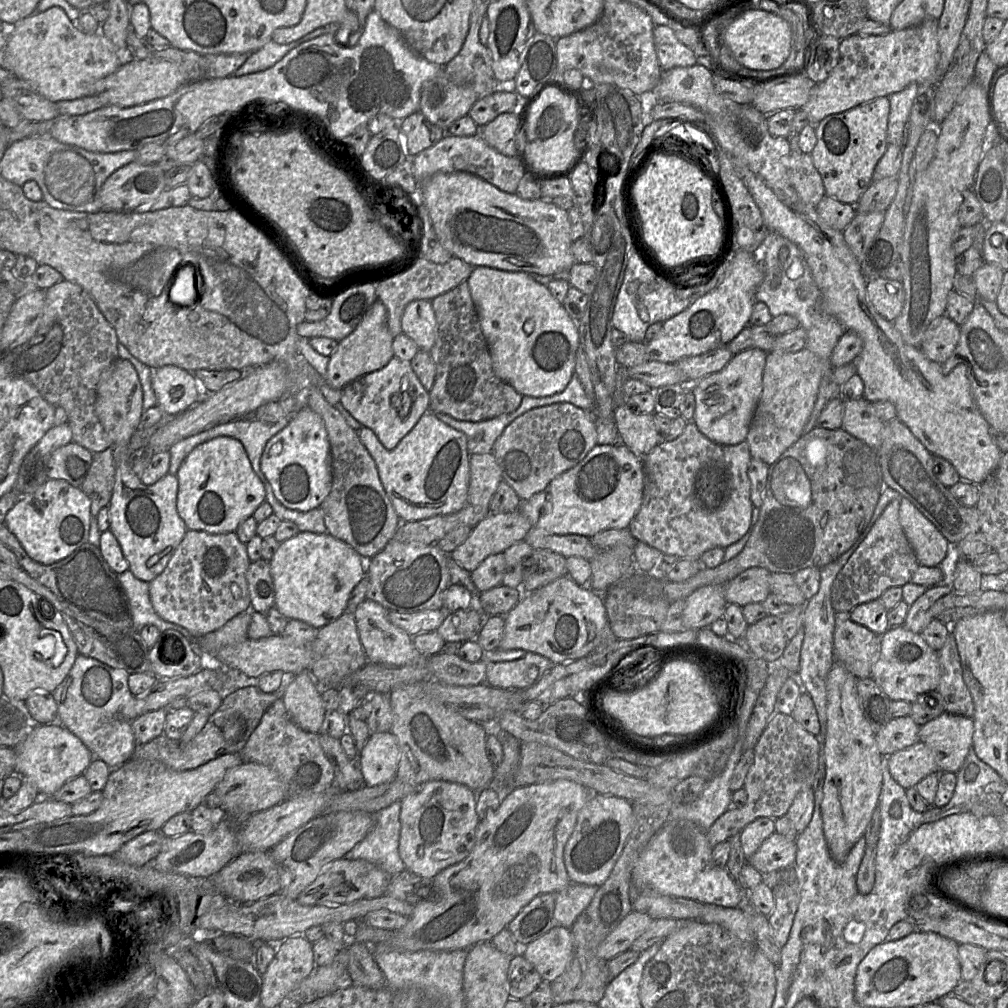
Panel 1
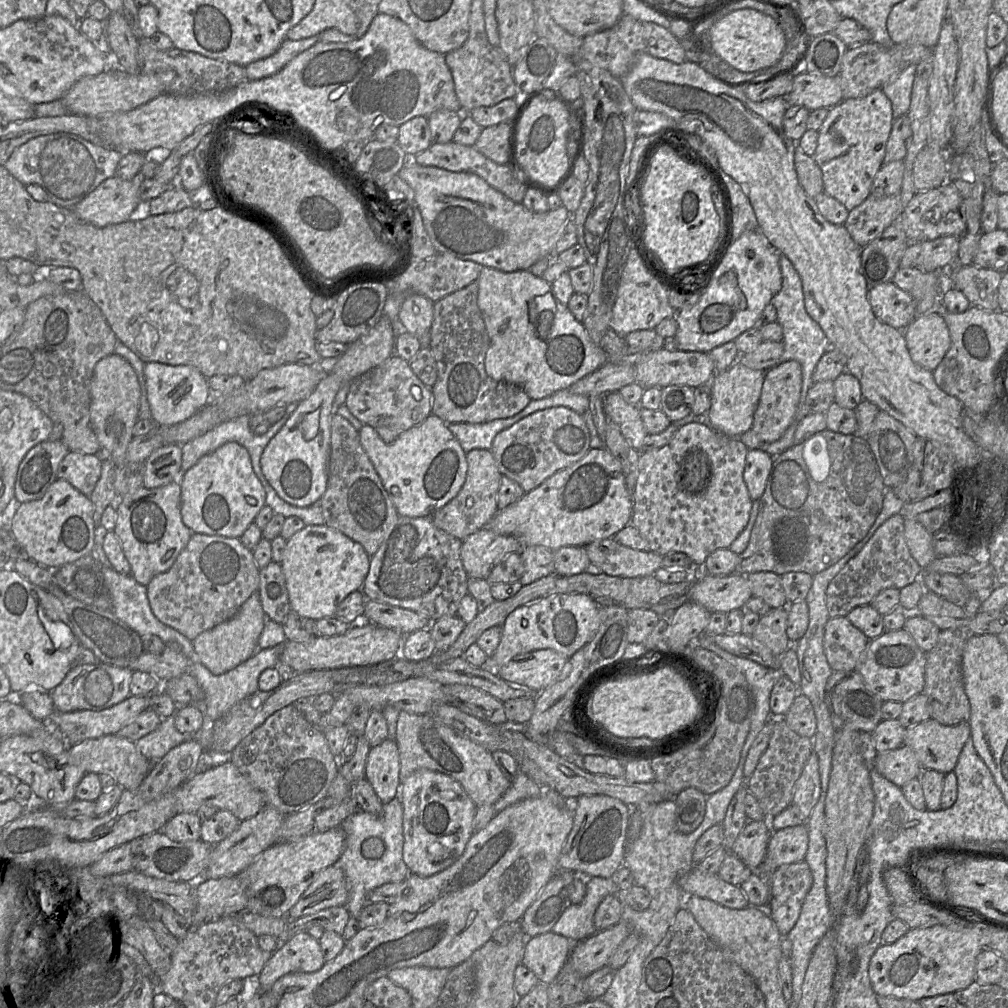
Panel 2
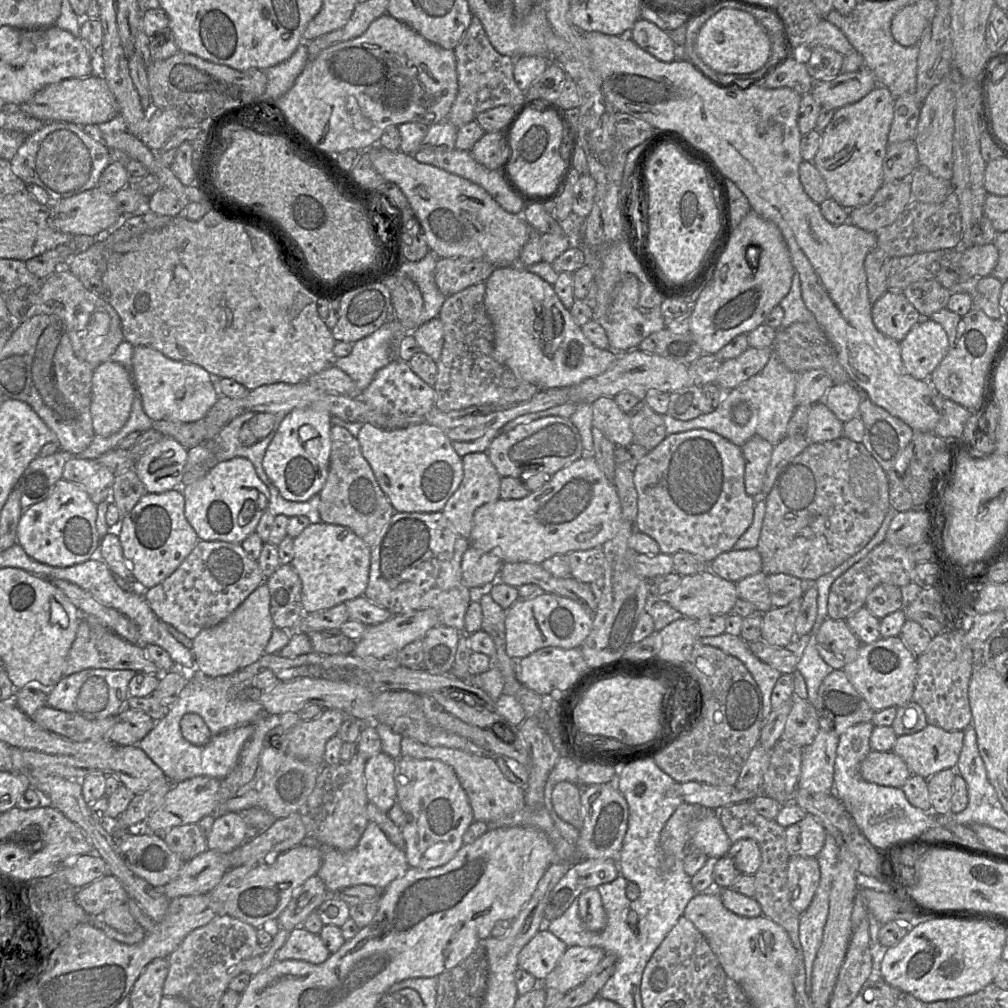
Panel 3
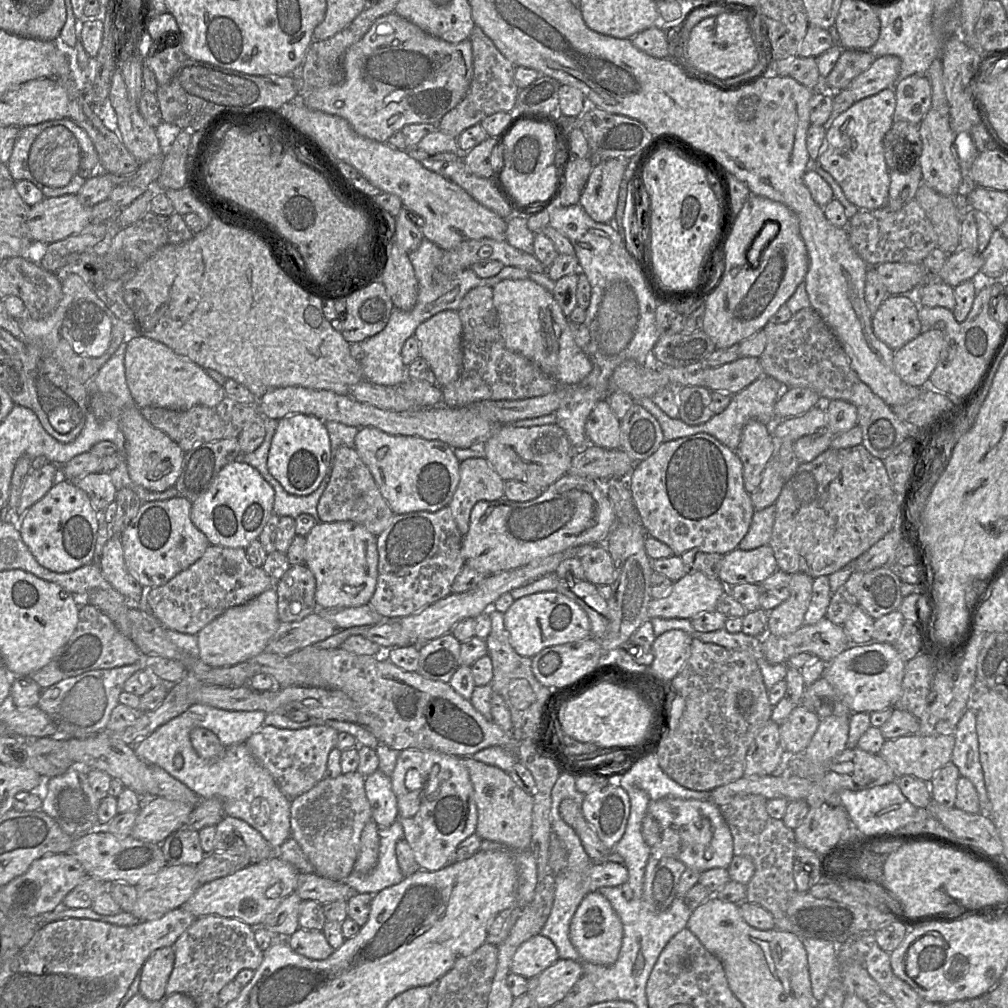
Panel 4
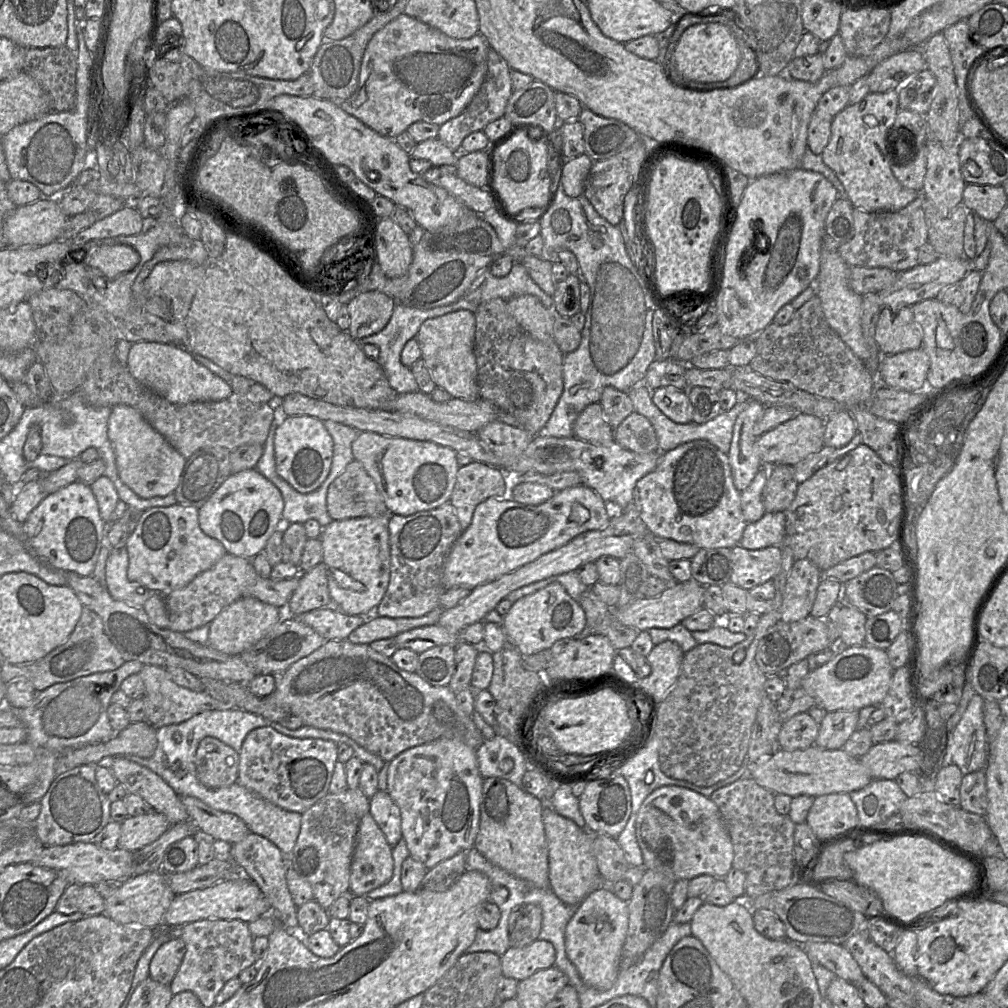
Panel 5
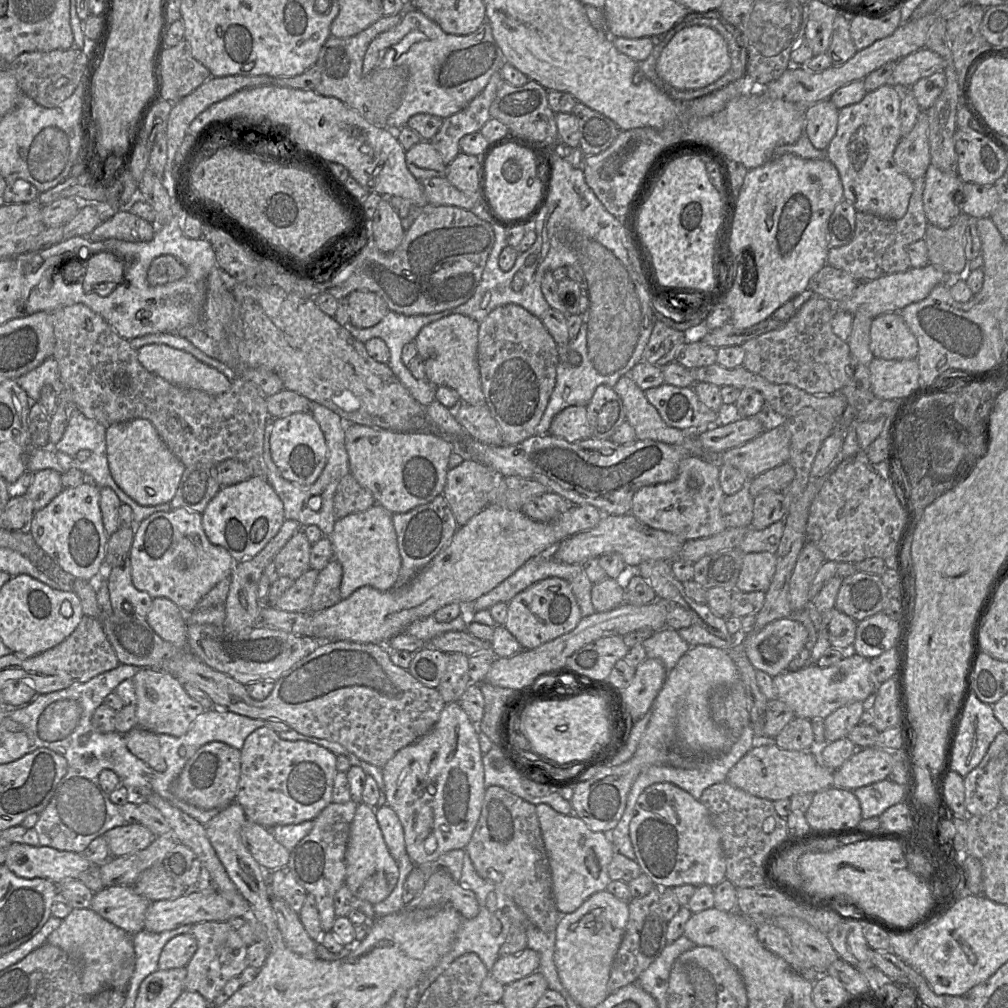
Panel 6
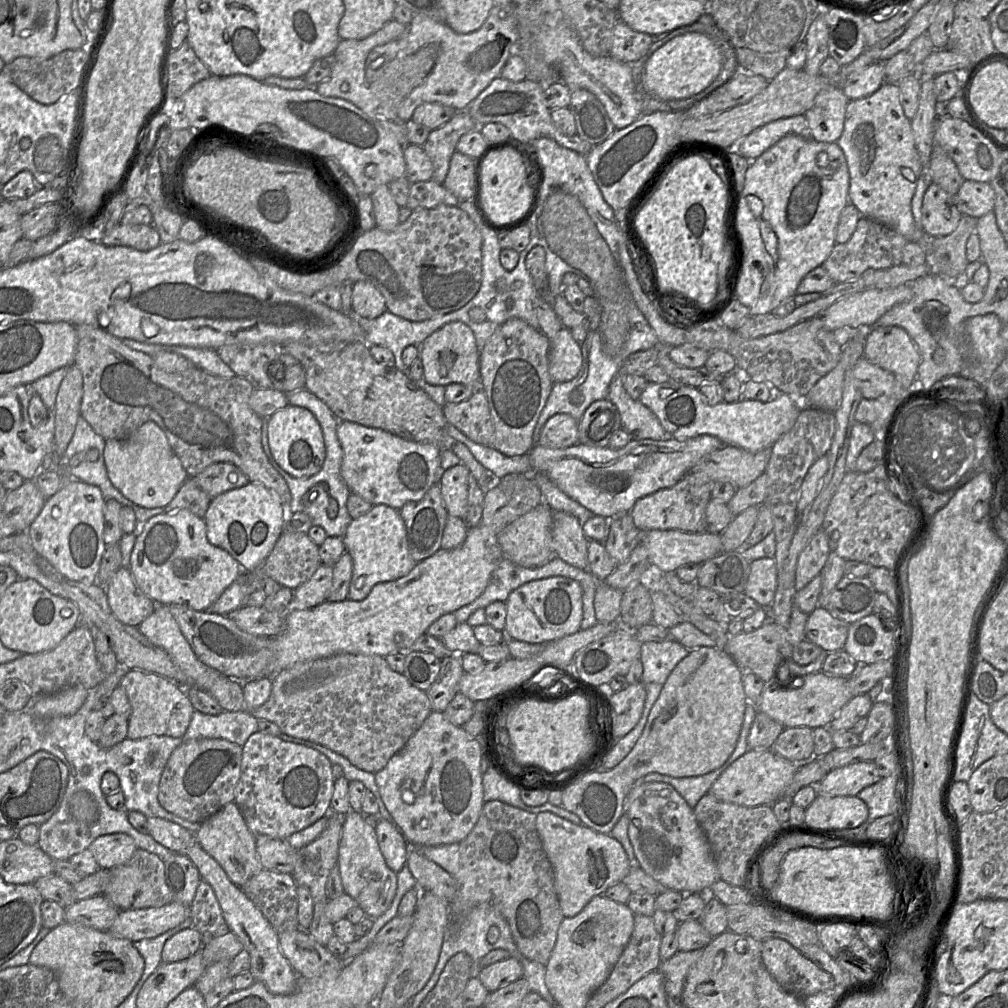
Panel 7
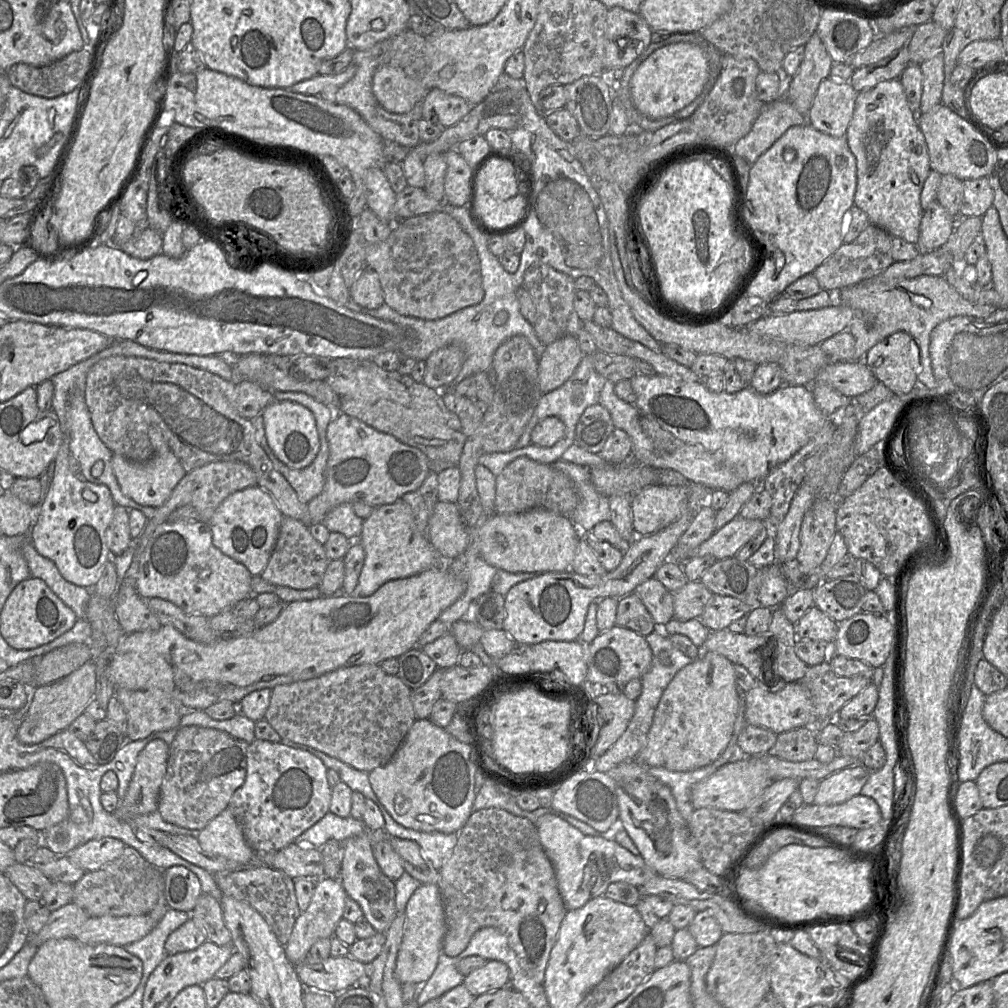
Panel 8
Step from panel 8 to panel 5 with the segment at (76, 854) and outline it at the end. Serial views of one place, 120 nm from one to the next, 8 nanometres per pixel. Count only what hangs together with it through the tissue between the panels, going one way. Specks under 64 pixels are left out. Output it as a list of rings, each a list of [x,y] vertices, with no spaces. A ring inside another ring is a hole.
[[[161,813],[130,816],[121,823],[118,847],[135,852],[160,838],[170,827],[170,821]]]

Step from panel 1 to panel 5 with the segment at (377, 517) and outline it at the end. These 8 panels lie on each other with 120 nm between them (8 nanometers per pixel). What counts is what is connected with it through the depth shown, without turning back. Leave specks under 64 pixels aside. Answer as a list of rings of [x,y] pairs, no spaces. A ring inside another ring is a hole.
[[[357,460],[351,461],[329,485],[326,505],[332,520],[389,517],[388,508],[374,481]]]

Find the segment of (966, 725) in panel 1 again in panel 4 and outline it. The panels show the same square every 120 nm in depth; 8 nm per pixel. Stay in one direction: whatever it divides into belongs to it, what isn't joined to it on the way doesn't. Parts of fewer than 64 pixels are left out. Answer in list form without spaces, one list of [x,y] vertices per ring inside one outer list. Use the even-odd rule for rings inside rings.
[[[911,734],[885,740],[878,754],[893,769],[897,777],[914,776],[926,782],[930,782],[938,770],[951,762],[954,745],[954,734],[932,736]]]

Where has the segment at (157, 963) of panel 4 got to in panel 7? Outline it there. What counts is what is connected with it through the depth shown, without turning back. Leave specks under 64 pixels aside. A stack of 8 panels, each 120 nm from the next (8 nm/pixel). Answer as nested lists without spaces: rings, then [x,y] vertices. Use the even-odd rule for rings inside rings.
[[[191,927],[170,937],[163,946],[161,960],[172,963],[185,960],[197,953],[205,943],[205,936]]]

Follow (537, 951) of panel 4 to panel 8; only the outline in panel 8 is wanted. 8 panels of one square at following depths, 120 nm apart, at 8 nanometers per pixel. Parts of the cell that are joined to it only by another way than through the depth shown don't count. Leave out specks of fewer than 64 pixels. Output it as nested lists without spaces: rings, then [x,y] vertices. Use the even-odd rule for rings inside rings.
[[[487,961],[485,965],[464,977],[463,985],[475,997],[509,986],[510,971],[501,961]]]

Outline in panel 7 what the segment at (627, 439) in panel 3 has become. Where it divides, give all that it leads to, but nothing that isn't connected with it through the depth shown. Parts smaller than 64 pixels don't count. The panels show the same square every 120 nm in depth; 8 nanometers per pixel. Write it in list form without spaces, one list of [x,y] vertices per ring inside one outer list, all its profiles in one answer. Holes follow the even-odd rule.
[[[555,414],[543,426],[537,444],[549,448],[567,448],[579,442],[579,422],[569,414]]]

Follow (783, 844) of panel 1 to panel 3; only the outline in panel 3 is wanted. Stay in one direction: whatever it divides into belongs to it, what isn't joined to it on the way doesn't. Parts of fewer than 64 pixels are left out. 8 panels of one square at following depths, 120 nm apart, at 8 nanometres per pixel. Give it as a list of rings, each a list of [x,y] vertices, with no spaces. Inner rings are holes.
[[[811,814],[785,830],[786,849],[790,857],[816,857],[821,851],[827,832]]]

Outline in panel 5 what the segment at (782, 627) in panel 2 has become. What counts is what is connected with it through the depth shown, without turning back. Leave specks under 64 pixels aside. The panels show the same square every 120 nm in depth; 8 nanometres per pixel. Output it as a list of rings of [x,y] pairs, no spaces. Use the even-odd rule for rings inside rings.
[[[807,559],[794,561],[784,590],[781,621],[797,622],[810,615],[820,583],[820,572]]]

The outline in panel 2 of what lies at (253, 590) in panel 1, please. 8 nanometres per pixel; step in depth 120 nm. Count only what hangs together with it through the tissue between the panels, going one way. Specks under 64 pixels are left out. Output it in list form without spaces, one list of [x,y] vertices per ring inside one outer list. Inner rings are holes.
[[[271,561],[259,571],[257,588],[266,619],[283,624],[291,611],[285,576],[279,563]]]

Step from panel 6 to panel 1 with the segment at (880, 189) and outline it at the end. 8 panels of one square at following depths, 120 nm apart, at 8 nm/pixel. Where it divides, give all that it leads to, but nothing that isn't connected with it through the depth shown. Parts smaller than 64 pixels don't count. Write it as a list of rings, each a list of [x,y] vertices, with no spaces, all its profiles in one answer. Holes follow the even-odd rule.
[[[882,96],[845,112],[829,115],[814,125],[816,145],[810,155],[827,196],[841,203],[857,204],[873,181],[875,166],[886,151],[889,113],[889,98]]]

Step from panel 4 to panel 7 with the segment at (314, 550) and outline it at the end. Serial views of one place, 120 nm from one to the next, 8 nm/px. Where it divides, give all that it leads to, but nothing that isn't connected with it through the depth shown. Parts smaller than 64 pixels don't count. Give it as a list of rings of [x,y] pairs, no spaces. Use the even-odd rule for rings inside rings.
[[[385,504],[373,505],[368,512],[352,519],[342,540],[353,560],[349,600],[364,600],[374,585],[406,576],[417,564],[409,552],[406,526],[399,510]]]

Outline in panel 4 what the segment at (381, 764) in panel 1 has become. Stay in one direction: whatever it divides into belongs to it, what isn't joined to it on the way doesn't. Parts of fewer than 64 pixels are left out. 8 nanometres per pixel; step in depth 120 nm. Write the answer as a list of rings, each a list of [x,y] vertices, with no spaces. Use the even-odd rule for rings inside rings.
[[[377,769],[365,778],[365,791],[372,809],[372,820],[378,829],[390,827],[398,818],[398,802],[391,778]]]

